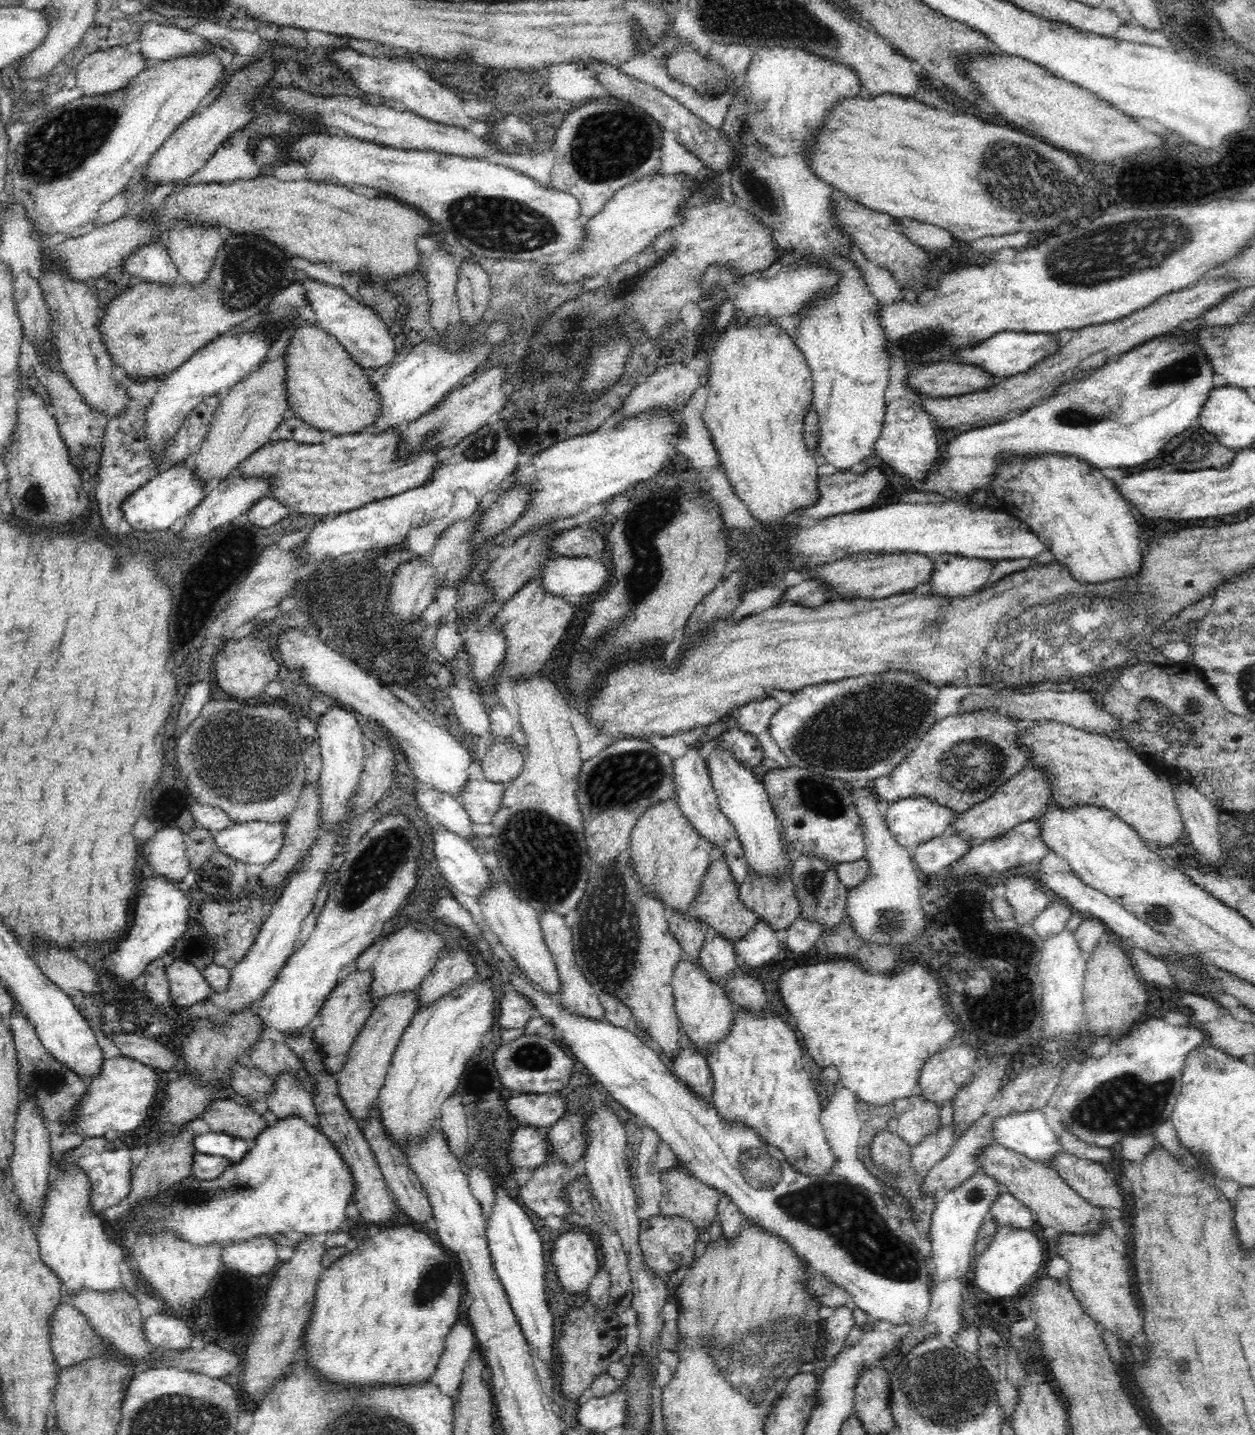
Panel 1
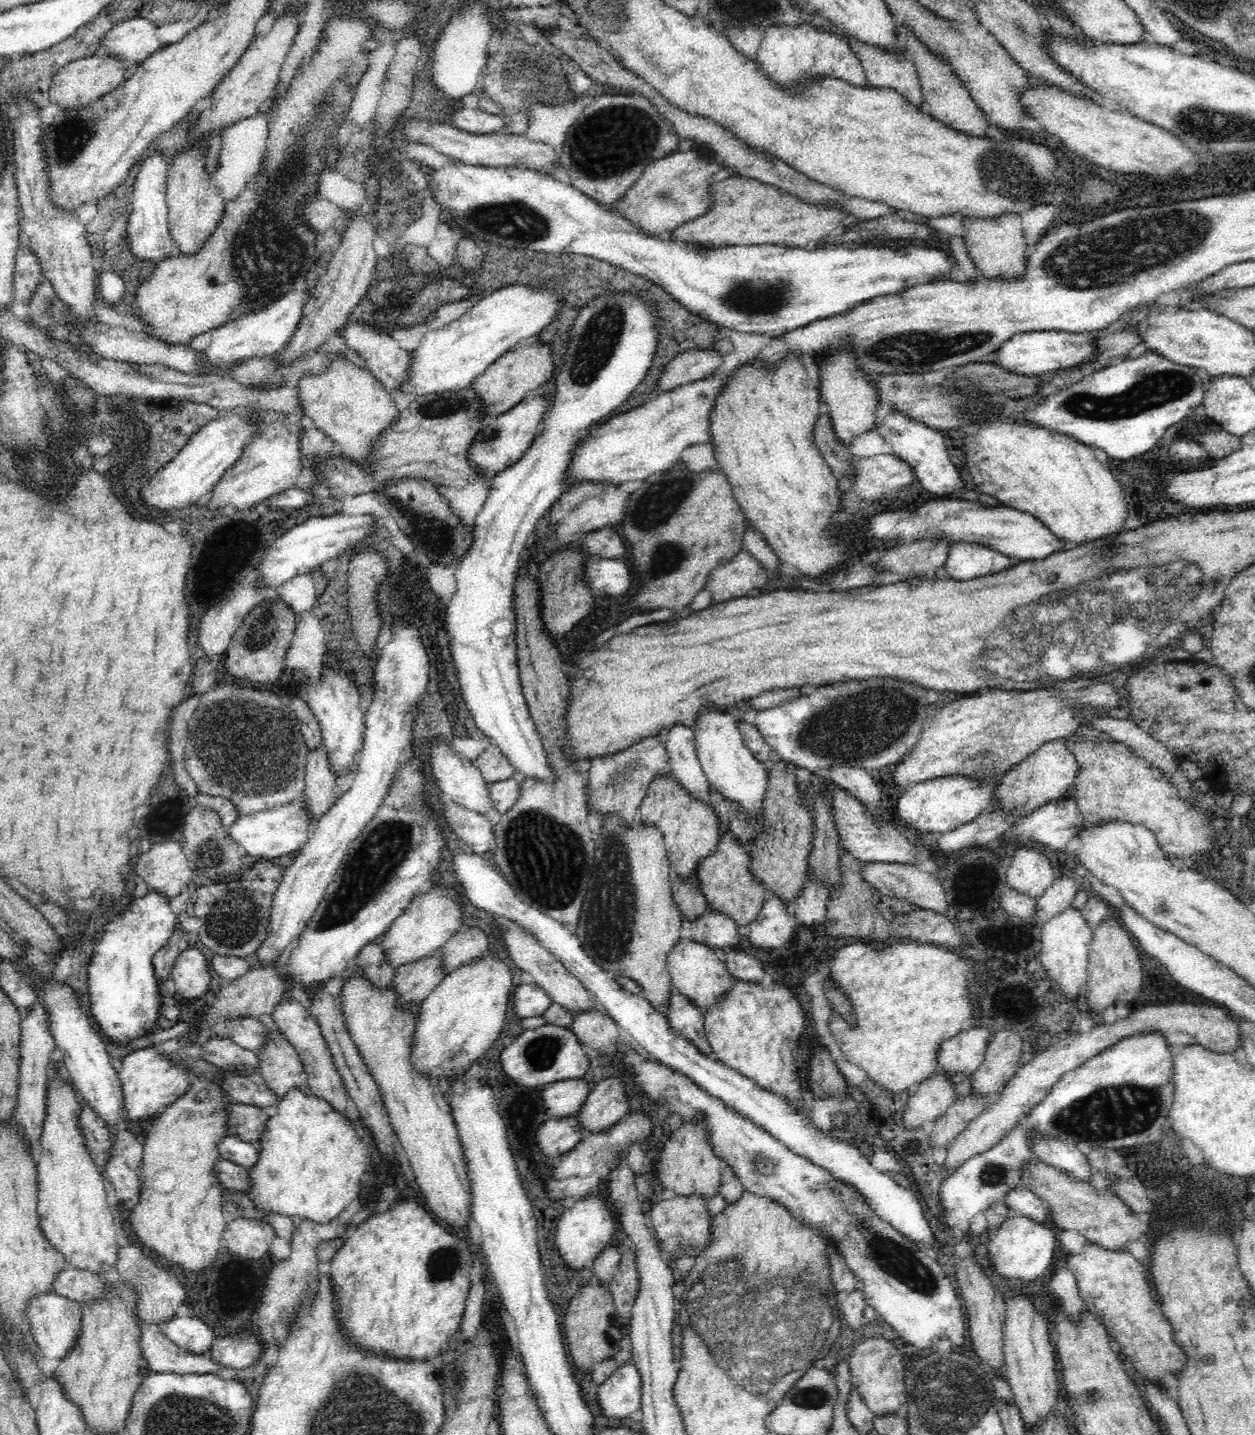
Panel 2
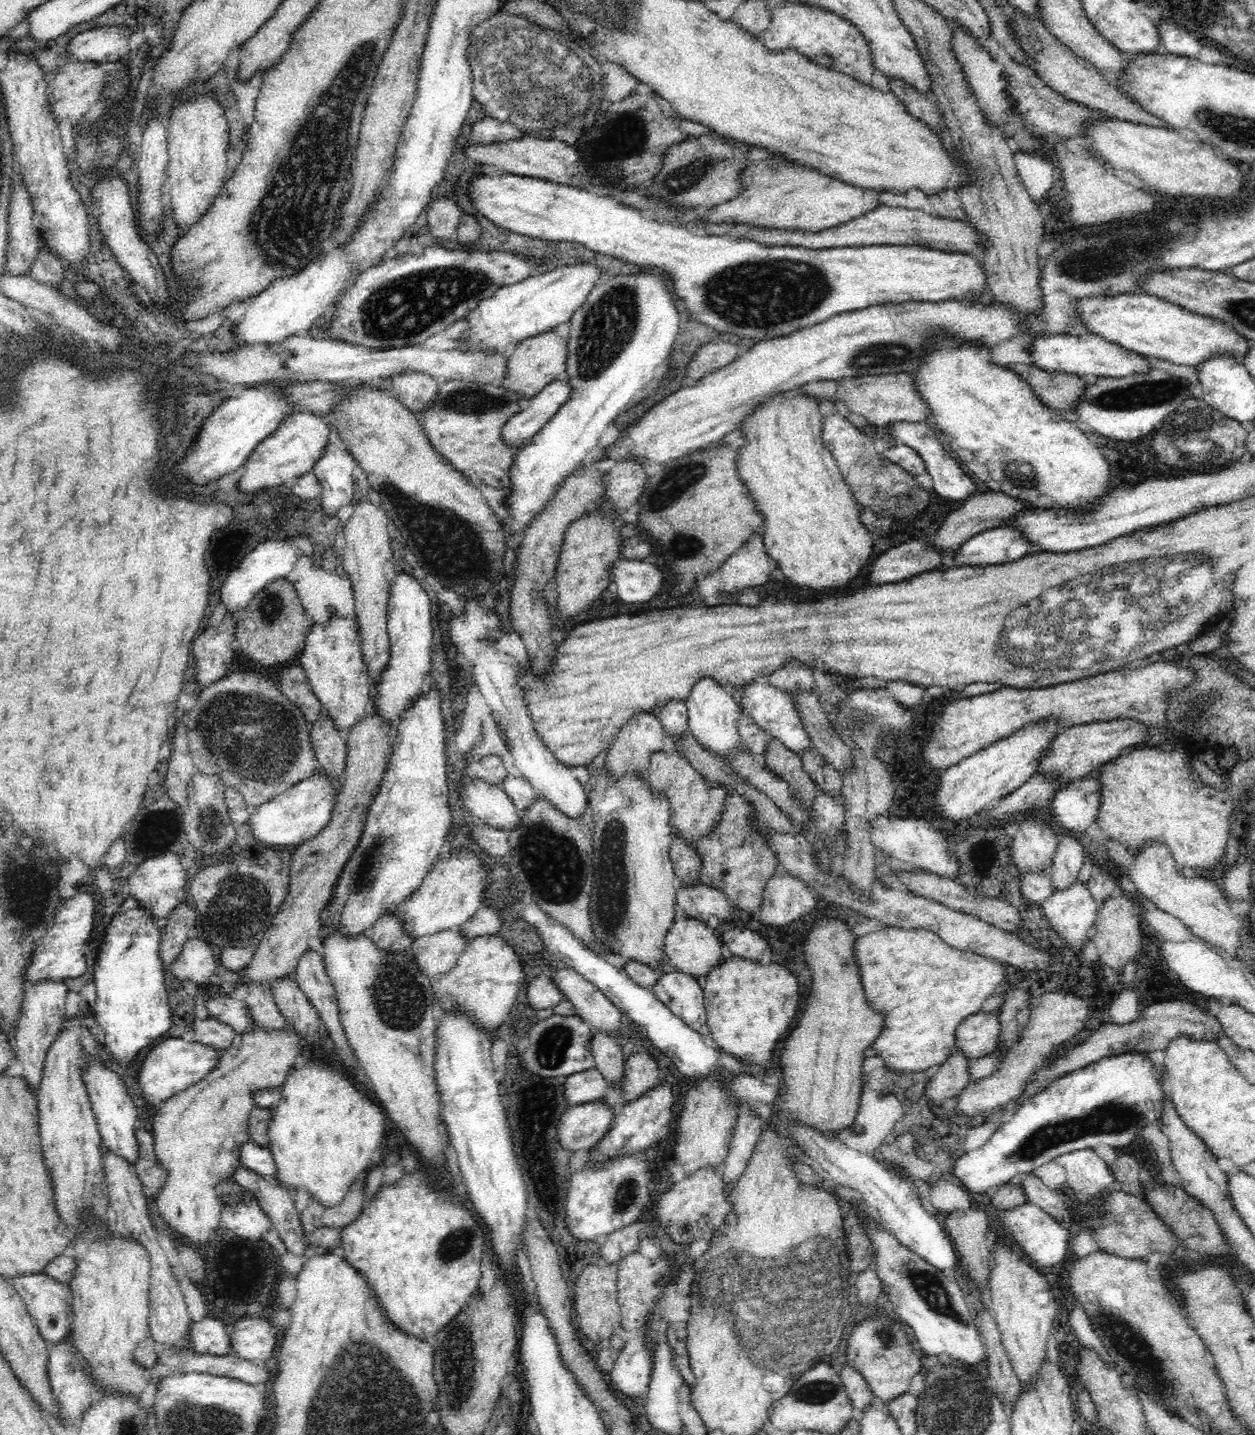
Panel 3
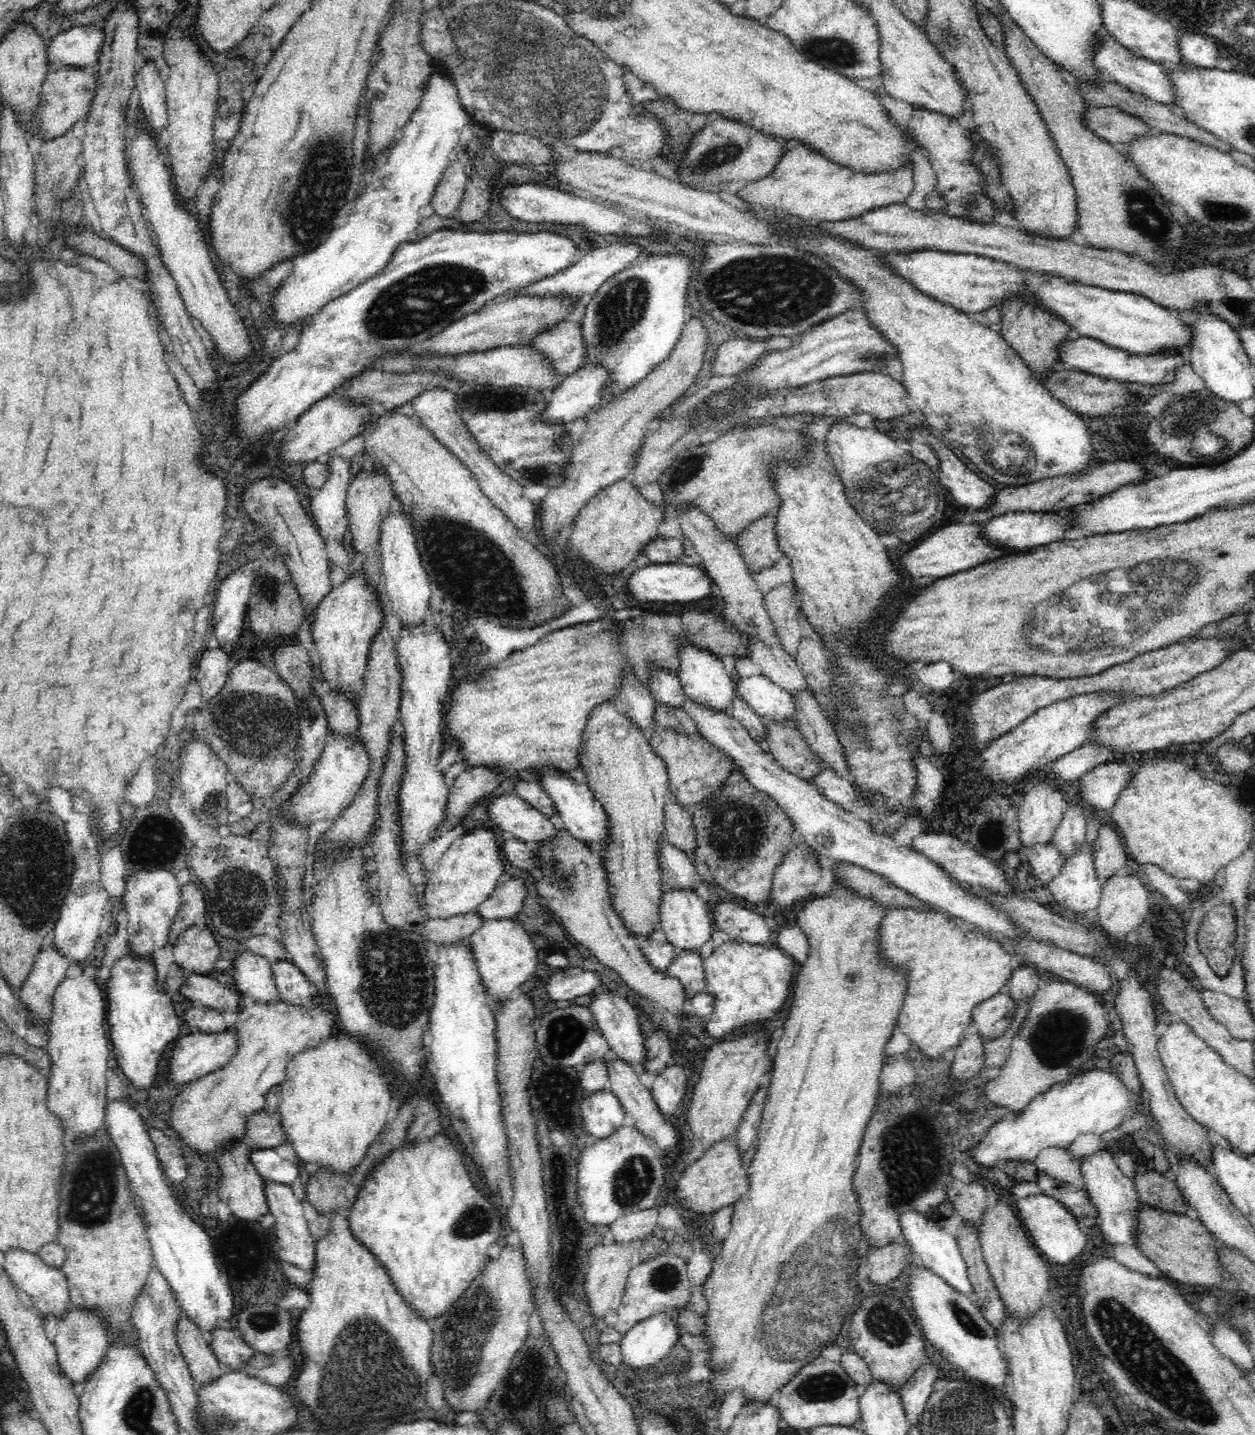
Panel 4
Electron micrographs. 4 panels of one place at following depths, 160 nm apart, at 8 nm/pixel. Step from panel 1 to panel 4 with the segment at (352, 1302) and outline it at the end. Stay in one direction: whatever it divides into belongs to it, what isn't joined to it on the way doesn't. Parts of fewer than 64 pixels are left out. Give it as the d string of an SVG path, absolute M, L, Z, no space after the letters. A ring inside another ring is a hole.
M438 1134L434 1136L432 1140L424 1142L424 1144L408 1144L408 1146L402 1146L402 1148L394 1147L380 1162L372 1168L369 1172L358 1192L356 1202L352 1204L349 1209L349 1218L351 1230L354 1231L354 1235L358 1237L359 1241L364 1246L370 1247L374 1251L376 1259L380 1260L380 1263L384 1264L388 1272L391 1272L392 1280L395 1282L396 1288L399 1288L400 1295L404 1296L404 1300L407 1300L408 1304L411 1304L412 1308L415 1308L423 1318L431 1320L438 1318L440 1314L444 1314L449 1307L456 1302L458 1298L471 1286L471 1283L475 1280L477 1275L480 1275L488 1264L489 1256L487 1255L488 1246L498 1242L500 1238L500 1232L502 1226L500 1226L500 1218L498 1216L498 1210L494 1208L492 1200L488 1196L484 1196L484 1192L478 1188L476 1180L472 1180L470 1176L470 1166L464 1164L464 1154L458 1152L456 1148L456 1140L444 1136L444 1134Z

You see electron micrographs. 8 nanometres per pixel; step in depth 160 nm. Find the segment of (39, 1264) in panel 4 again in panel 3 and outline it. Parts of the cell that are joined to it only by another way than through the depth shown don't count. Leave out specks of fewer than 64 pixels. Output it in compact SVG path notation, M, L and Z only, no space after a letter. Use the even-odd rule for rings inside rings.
M63 1253L47 1265L45 1273L20 1274L11 1281L49 1347L61 1344L71 1334L73 1293L69 1282L72 1280L73 1270L72 1258L68 1253Z

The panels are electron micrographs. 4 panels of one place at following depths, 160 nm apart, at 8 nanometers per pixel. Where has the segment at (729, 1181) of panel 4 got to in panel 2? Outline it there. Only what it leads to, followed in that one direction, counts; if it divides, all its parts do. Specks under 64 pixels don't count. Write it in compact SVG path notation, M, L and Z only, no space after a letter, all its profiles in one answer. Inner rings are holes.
M694 1191L688 1195L677 1195L672 1199L659 1201L652 1206L650 1224L652 1224L658 1246L665 1256L673 1260L684 1256L698 1257L708 1245L711 1244L712 1218L709 1217L708 1198Z

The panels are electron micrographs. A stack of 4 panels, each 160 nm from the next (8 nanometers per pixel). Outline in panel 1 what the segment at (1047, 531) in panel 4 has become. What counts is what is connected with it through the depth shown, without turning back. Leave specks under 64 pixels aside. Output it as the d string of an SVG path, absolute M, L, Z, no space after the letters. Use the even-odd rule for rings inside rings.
M939 554L934 558L935 570L927 588L940 595L964 596L980 590L992 574L987 559L966 555Z

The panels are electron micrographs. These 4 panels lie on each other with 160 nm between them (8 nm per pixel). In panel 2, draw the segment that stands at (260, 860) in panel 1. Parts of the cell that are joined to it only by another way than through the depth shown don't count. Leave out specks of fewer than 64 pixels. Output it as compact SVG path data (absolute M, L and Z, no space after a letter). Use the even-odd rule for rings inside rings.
M300 798L280 807L257 811L255 814L240 816L237 822L226 828L228 834L240 845L242 853L254 856L256 860L273 860L305 847L315 828L315 818L307 806L307 800Z

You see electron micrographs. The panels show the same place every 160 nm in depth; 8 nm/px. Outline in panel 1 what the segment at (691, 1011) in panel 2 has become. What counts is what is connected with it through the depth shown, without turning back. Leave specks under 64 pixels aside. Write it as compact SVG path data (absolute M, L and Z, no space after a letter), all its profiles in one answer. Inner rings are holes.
M690 1038L680 1040L680 1046L682 1047L676 1052L672 1066L670 1066L672 1072L678 1074L679 1078L686 1079L688 1085L696 1093L712 1101L715 1084L708 1059L700 1051L700 1047L696 1047L694 1042L691 1042Z

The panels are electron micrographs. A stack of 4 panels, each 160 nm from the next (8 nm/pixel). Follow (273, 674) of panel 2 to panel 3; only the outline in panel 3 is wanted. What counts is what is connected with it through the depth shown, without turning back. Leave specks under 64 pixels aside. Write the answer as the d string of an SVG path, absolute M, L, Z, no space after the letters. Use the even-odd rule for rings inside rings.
M287 578L273 579L235 617L235 647L240 649L244 658L264 668L283 667L295 660L304 650L305 635L313 624L302 606L295 585Z

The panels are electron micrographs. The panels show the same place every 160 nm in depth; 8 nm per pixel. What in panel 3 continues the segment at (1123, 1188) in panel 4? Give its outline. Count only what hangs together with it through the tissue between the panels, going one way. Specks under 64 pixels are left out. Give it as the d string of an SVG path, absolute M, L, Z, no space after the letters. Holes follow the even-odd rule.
M1094 1149L1069 1152L1053 1161L1065 1170L1068 1190L1082 1199L1095 1201L1104 1191L1120 1187L1109 1169L1109 1160L1099 1157Z

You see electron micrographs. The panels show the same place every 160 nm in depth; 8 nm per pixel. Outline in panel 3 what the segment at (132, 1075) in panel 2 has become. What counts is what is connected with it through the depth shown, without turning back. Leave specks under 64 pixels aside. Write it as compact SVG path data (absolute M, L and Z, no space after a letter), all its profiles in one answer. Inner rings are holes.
M168 1037L164 1042L159 1042L140 1062L140 1070L136 1070L136 1080L140 1094L146 1104L155 1104L156 1100L172 1098L174 1094L186 1090L197 1083L219 1065L222 1050L206 1043L194 1041L188 1043L180 1037Z

